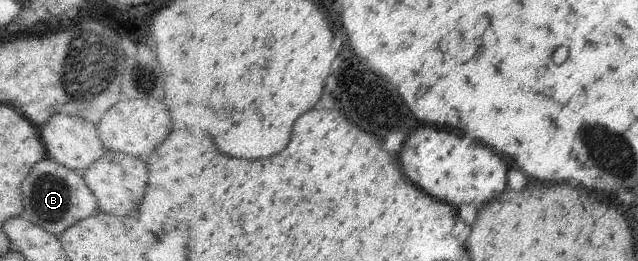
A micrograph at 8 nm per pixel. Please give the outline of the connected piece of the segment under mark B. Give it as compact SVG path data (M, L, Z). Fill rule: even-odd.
M44 158L36 163L24 179L21 190L24 204L21 215L55 236L60 237L79 221L98 213L96 196L85 184L82 174L52 159Z

